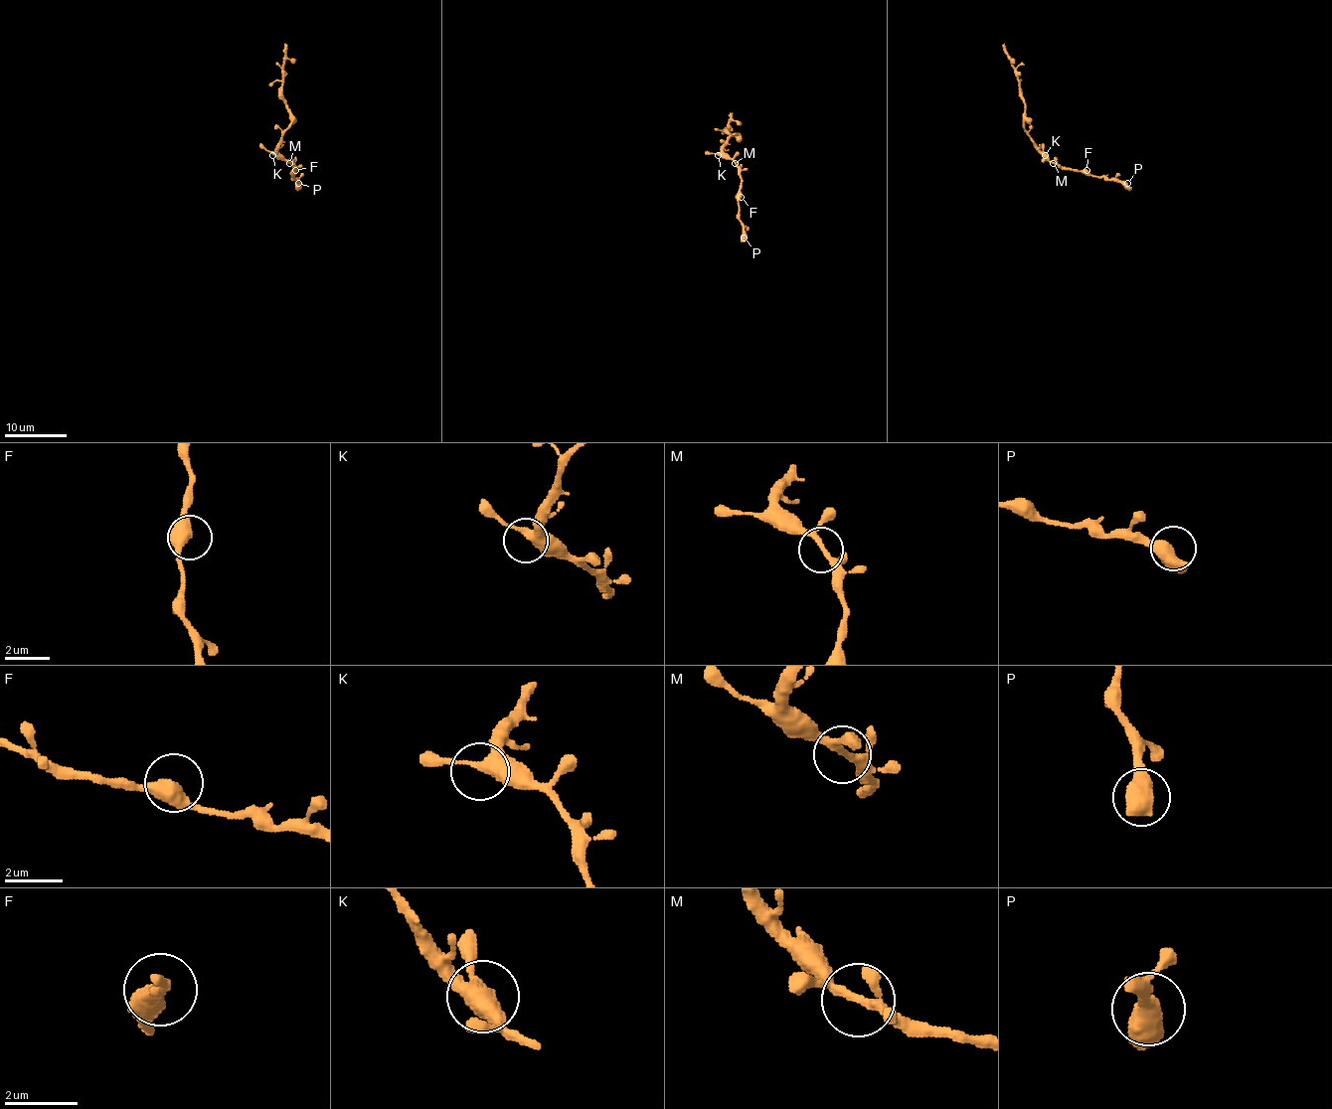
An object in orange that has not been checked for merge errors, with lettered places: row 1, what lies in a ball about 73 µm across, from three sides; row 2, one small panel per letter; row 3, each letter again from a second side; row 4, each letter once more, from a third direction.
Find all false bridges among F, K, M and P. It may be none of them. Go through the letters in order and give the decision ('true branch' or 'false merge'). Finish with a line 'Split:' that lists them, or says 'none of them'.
F: true branch
K: true branch
M: true branch
P: true branch
Split: none of them

